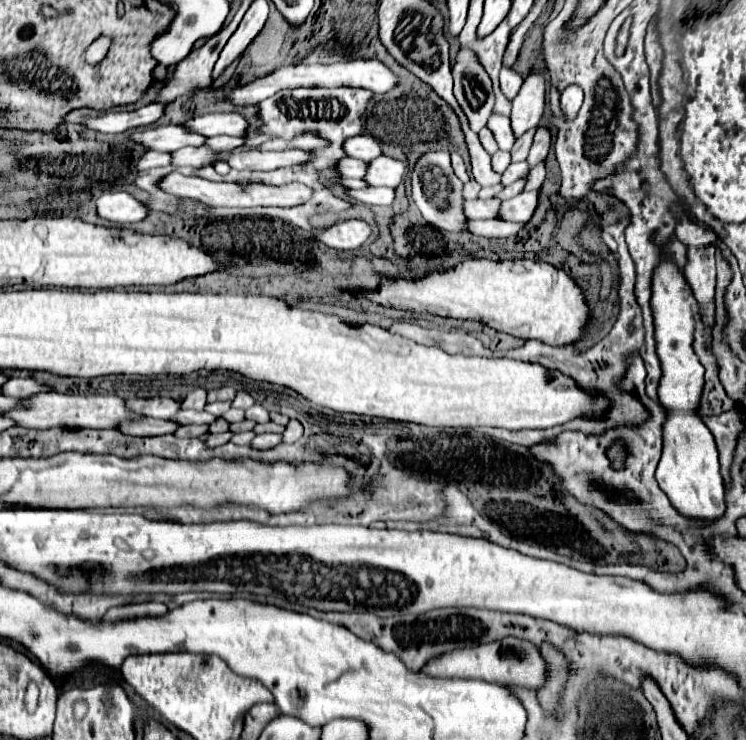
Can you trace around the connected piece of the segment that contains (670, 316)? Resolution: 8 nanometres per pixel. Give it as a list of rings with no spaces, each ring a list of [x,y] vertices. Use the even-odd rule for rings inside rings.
[[[665,261],[655,269],[651,287],[651,305],[655,317],[657,355],[661,359],[663,377],[659,383],[659,401],[669,417],[663,425],[663,455],[657,467],[657,483],[669,497],[671,505],[689,519],[717,521],[725,513],[725,487],[719,473],[717,447],[711,431],[695,413],[703,389],[703,365],[693,353],[693,311],[689,303],[689,283],[683,273]]]

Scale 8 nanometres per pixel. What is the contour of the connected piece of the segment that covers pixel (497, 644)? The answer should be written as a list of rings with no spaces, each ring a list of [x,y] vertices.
[[[503,637],[499,641],[491,641],[487,645],[471,645],[463,649],[451,649],[451,653],[441,653],[433,657],[421,673],[431,677],[461,677],[461,679],[485,679],[497,685],[515,685],[523,689],[539,691],[547,681],[547,663],[539,653],[539,647],[531,641],[523,641],[519,637]]]

